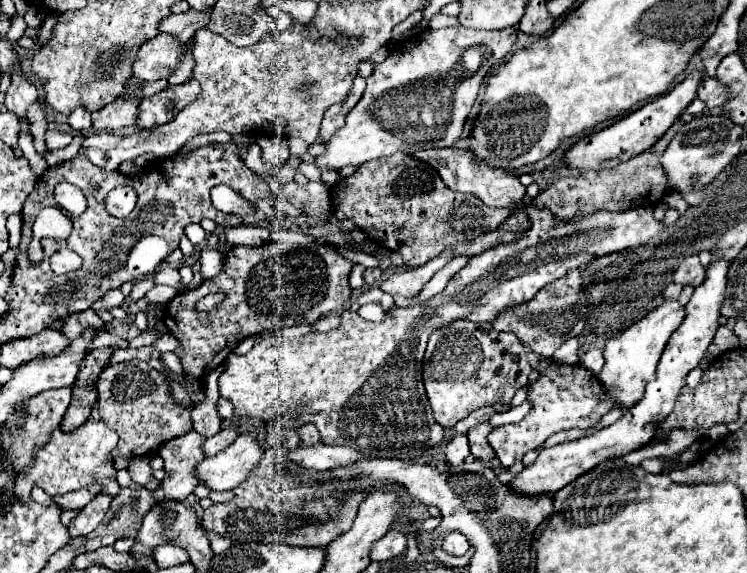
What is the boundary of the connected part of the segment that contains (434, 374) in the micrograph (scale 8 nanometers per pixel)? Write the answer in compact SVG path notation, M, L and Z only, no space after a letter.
M468 320L452 322L436 330L424 356L424 388L434 412L434 418L444 428L454 428L456 422L482 406L510 404L516 390L528 384L530 362L526 346L510 332L496 332L488 322L474 324Z

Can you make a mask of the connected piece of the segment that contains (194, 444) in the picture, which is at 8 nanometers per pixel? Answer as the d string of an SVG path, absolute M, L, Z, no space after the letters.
M192 428L188 434L180 438L172 438L172 442L160 446L158 454L164 458L166 478L162 486L154 490L156 502L168 498L186 500L186 496L194 492L194 488L200 484L200 478L196 476L196 468L206 458L202 450L204 442L206 436Z

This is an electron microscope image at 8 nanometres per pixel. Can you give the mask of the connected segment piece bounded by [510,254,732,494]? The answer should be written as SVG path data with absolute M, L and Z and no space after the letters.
M712 256L712 262L706 268L706 278L704 282L694 290L690 302L686 304L686 318L684 322L674 330L672 338L668 340L668 346L664 348L664 354L658 362L658 372L656 380L648 382L644 398L634 404L634 408L626 410L626 414L616 420L614 424L602 428L596 434L584 436L580 440L572 442L562 442L552 448L544 448L536 462L528 468L524 468L512 482L510 486L516 492L522 494L542 494L542 492L558 492L572 480L580 478L588 470L596 468L604 460L610 458L620 458L622 454L628 454L644 444L648 444L656 432L656 424L662 422L674 408L674 402L680 394L680 390L686 386L686 376L690 370L698 366L702 356L706 354L706 348L712 344L714 334L718 330L718 318L720 318L720 308L726 296L726 284L728 284L728 268L730 260L722 260L720 256Z

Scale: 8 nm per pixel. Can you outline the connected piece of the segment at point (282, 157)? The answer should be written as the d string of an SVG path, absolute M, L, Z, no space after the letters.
M260 136L258 144L262 146L262 158L266 164L280 168L288 160L288 146L286 140L282 138L272 138L272 136Z

